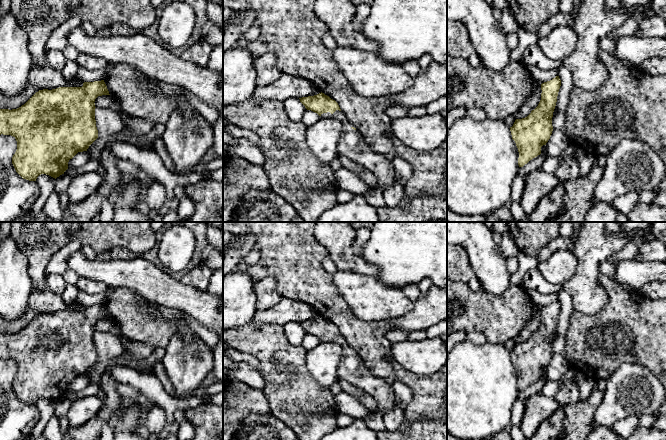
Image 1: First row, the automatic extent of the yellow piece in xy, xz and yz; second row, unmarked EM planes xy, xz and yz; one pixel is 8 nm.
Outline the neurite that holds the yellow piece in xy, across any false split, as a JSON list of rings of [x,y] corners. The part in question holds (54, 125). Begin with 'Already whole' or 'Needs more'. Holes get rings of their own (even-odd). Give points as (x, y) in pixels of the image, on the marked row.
Already whole. [[[104,80],[84,82],[82,87],[59,87],[36,92],[24,105],[17,109],[0,109],[0,135],[11,135],[17,141],[17,150],[12,157],[16,172],[29,181],[36,181],[41,174],[57,178],[68,169],[68,162],[78,152],[87,151],[98,138],[95,120],[95,99],[110,95]]]

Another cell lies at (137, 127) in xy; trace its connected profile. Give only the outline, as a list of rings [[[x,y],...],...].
[[[110,95],[98,96],[95,99],[94,103],[96,108],[101,107],[101,108],[107,108],[107,109],[120,112],[122,115],[124,124],[128,127],[128,129],[130,130],[133,136],[138,136],[138,135],[148,133],[153,129],[155,125],[155,123],[150,120],[136,119],[136,118],[127,116],[121,111],[118,102]]]

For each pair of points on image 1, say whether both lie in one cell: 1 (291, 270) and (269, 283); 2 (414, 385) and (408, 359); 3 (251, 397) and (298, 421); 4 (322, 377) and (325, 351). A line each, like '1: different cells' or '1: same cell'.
1: different cells
2: different cells
3: different cells
4: same cell

